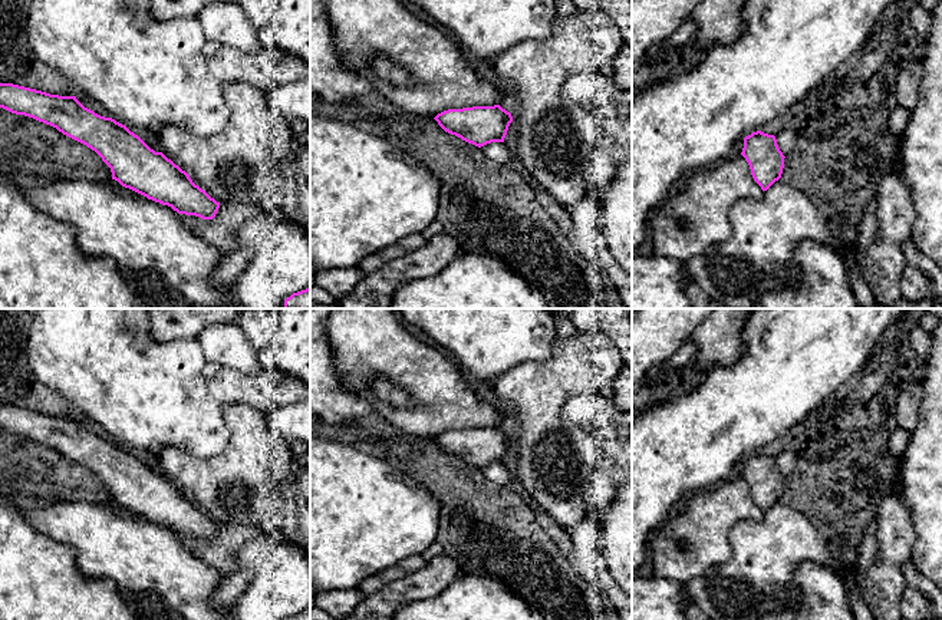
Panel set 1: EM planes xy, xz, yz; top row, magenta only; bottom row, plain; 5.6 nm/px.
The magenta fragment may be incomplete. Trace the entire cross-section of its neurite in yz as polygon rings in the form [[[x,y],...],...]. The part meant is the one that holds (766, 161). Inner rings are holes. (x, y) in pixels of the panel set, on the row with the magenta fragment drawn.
[[[757,131],[745,136],[741,155],[748,162],[751,175],[763,191],[781,178],[785,156],[774,135]]]

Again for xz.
[[[500,105],[448,109],[434,119],[445,132],[478,148],[491,142],[504,142],[513,122],[511,113]]]

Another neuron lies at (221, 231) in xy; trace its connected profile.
[[[258,201],[250,204],[220,204],[213,220],[174,212],[191,232],[228,255],[233,251],[241,250],[244,245],[238,240],[240,227],[261,211],[263,205]]]

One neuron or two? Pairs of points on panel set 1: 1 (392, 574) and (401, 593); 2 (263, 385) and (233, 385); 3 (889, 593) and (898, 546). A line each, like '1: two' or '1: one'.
1: two
2: one
3: one

